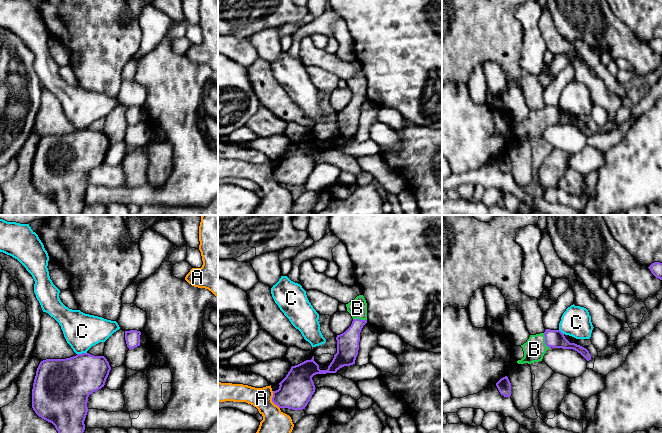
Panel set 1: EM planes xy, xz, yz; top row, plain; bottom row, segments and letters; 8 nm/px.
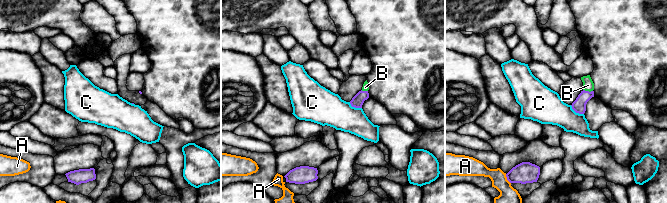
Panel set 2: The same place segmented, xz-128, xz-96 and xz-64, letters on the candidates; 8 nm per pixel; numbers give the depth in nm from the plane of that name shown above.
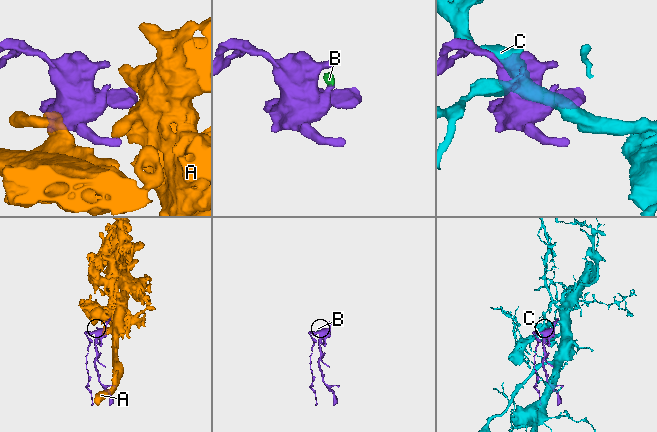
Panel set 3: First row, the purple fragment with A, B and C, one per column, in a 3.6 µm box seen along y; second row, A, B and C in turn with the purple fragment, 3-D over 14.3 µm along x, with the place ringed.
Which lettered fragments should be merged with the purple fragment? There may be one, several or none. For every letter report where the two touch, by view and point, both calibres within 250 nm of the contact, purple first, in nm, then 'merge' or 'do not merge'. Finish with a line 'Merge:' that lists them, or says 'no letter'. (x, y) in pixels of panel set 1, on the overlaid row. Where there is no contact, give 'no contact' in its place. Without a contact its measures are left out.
A: xz (272, 400) | 280/190 nm | do not merge
B: yz (545, 340) | 140/180 nm | merge
C: xy (82, 353) | 380/280 nm | do not merge
Merge: B

